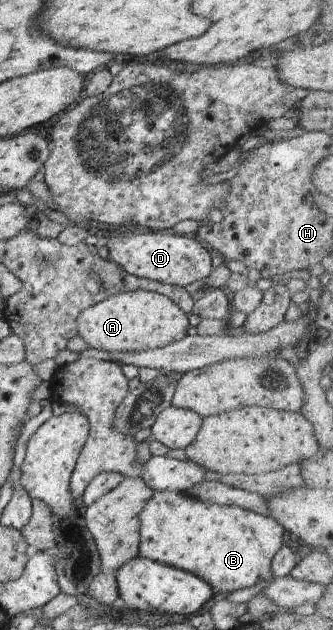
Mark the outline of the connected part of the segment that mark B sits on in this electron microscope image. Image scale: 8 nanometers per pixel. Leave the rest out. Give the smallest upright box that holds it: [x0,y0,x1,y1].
[138,492,283,596]

